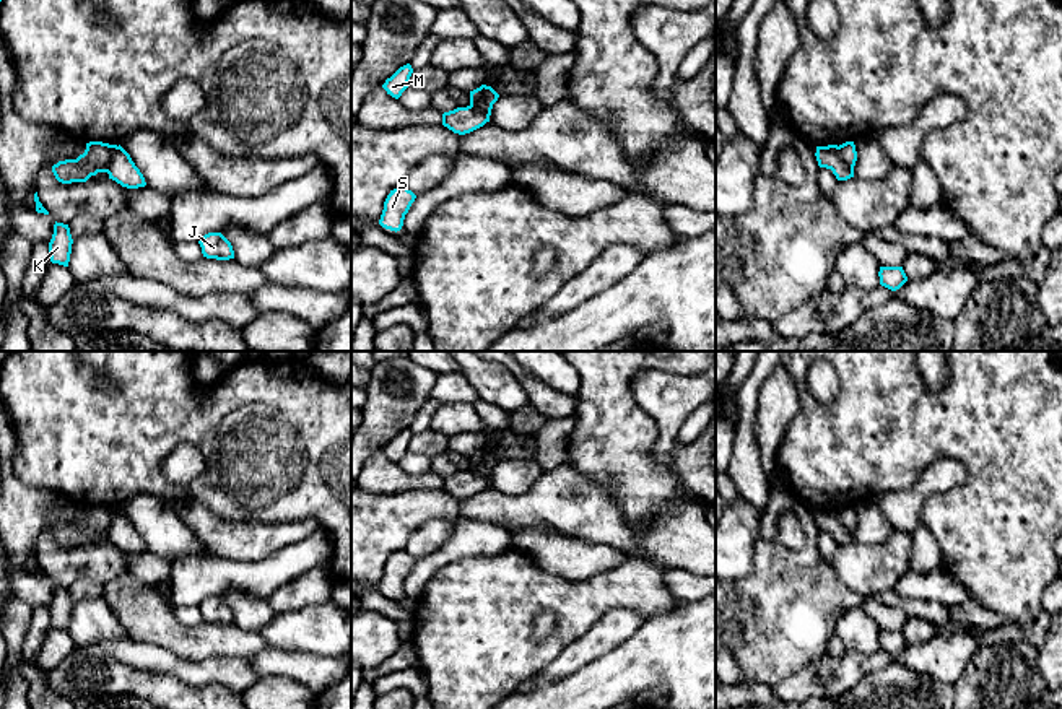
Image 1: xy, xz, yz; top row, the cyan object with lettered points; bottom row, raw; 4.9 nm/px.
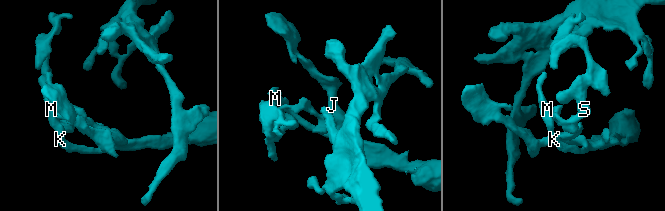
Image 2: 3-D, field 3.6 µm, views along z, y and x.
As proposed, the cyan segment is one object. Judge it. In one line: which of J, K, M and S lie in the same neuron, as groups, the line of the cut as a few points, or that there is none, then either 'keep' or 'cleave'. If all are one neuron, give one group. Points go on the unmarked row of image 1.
groups J K M / S; cut xy (117, 511), (106, 535); cleave

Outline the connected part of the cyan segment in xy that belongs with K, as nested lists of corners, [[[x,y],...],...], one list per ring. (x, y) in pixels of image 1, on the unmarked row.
[[[55,585],[54,598],[49,607],[50,626],[68,631],[72,608],[73,608],[73,603],[72,603],[68,589]]]

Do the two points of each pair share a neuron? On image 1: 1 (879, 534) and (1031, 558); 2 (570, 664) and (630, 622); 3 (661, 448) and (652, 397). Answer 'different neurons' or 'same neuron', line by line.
1: different neurons
2: same neuron
3: same neuron

